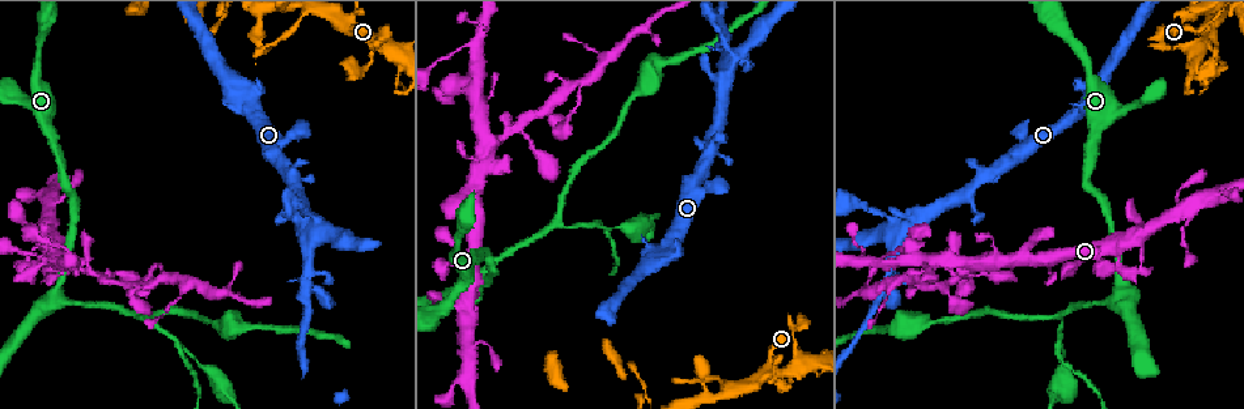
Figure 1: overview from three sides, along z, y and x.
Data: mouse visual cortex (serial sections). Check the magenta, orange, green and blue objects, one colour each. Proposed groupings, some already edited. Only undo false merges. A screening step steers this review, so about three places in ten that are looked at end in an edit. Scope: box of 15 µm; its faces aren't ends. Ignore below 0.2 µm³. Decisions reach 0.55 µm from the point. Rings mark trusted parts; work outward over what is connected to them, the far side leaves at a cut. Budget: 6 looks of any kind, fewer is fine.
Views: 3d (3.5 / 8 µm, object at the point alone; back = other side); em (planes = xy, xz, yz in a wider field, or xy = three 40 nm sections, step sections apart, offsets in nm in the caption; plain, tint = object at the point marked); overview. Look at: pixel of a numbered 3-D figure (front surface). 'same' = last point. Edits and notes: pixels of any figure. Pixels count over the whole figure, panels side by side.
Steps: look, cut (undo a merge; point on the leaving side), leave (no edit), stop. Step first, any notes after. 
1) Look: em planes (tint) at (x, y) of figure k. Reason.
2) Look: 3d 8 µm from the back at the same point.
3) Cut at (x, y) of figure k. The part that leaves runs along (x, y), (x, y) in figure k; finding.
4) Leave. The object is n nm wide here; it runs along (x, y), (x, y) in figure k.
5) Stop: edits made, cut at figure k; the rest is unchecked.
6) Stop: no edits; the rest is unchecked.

Look: 3d 3.5 µm at (1058, 316) of figure 1. Branch point.

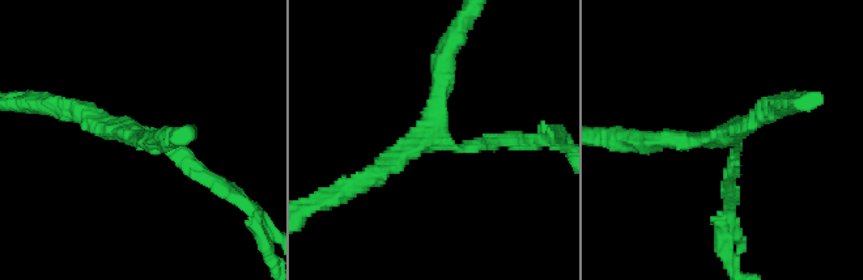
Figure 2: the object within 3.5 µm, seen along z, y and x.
Look: em xy step 1 (tint) at (424, 137) of figure 2. 3 arms meet here; the arms are 150, 200, 250 nm wide; now the EM.

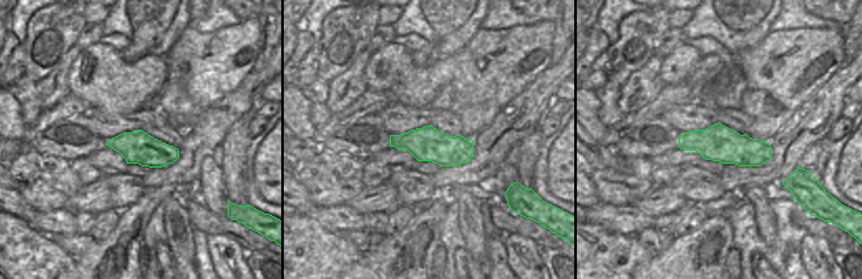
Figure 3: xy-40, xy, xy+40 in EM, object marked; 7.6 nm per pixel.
Look: em planes (tint) at the same point. Cut it another way.

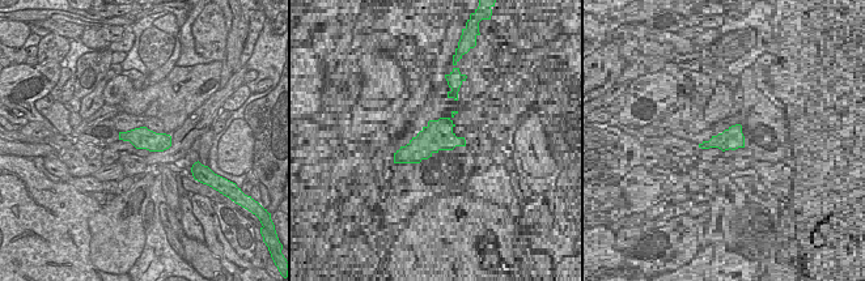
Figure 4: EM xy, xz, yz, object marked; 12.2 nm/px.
Leave. It runs along (357, 182), (438, 126), (446, 51) in figure 2; one cell here.

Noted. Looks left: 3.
Look: 3d 3.5 µm at (598, 224) of figure 1. Branch point.

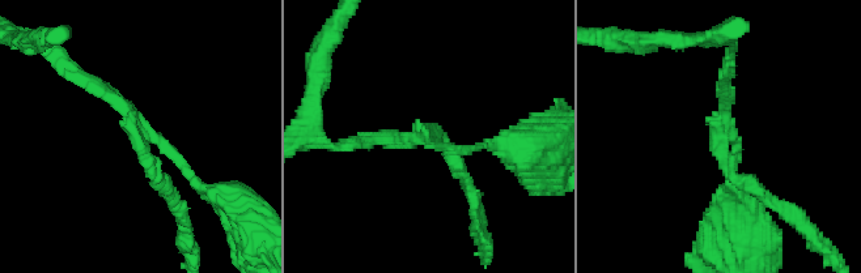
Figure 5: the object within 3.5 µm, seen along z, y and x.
Look: em xy step 2 (tint) at (133, 121) of figure 5.

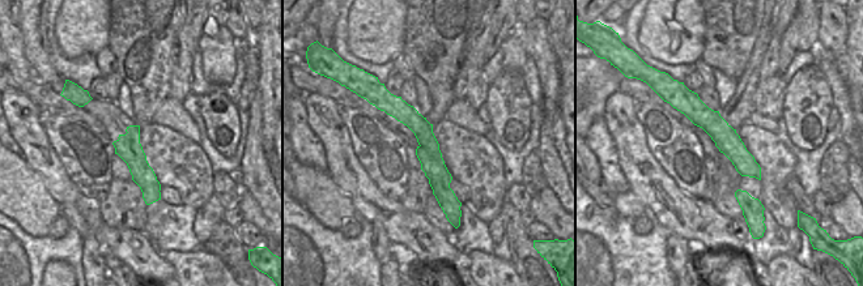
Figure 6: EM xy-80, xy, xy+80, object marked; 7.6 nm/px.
Cut at (763, 193) of figure 5. 3 arms meet here; the part that leaves runs along (720, 128), (730, 173), (787, 212) in figure 5; two cells meet here.

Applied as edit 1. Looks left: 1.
Stop: edits made, cut at figure 5; the rest is unchecked.

